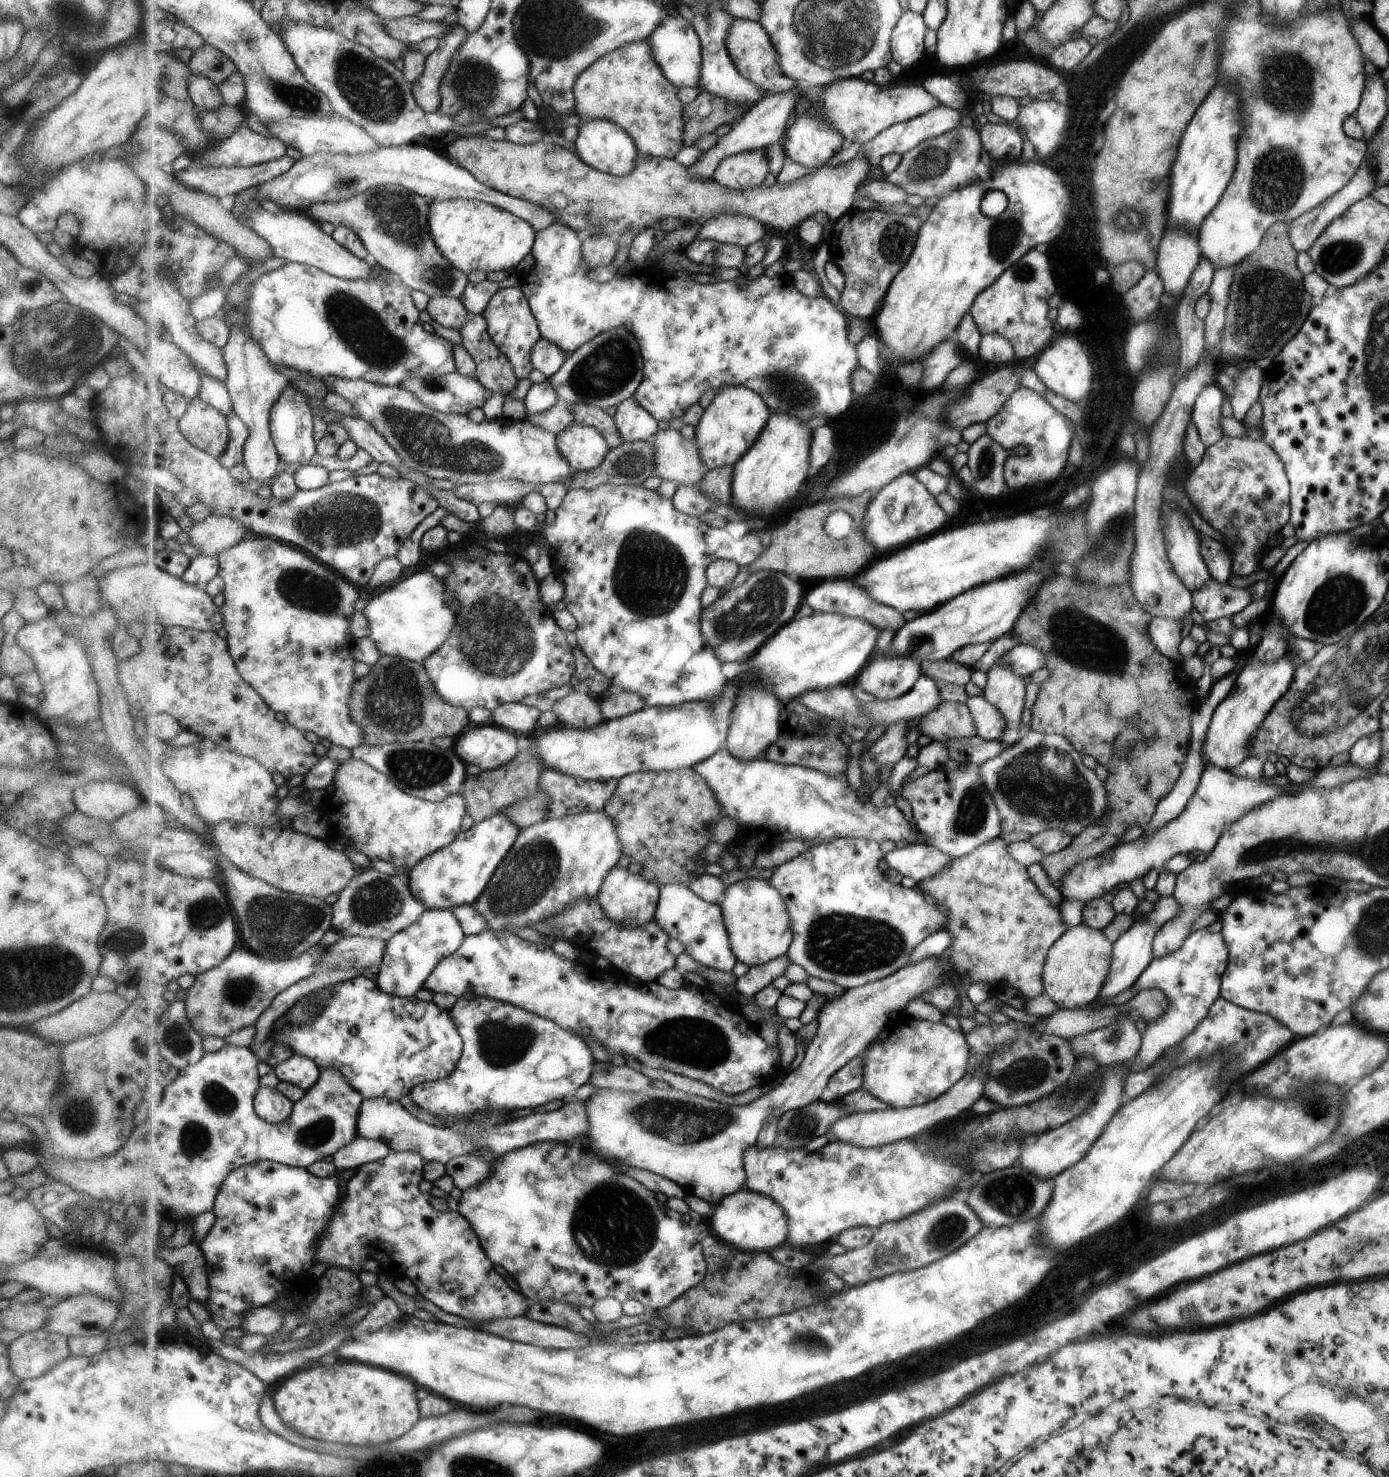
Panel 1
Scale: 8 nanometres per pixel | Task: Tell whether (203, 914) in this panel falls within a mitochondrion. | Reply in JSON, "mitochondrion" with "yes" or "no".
{"mitochondrion":"yes"}

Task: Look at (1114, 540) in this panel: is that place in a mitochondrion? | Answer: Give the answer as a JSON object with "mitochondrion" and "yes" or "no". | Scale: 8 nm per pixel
{"mitochondrion":"yes"}

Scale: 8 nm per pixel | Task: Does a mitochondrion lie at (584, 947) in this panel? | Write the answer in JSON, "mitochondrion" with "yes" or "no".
{"mitochondrion":"no"}

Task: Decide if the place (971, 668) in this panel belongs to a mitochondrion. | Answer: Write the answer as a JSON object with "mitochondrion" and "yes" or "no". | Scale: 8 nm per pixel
{"mitochondrion":"no"}

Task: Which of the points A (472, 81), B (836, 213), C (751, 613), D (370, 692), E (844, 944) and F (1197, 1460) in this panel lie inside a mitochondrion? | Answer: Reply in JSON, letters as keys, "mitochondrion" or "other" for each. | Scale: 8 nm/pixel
{"A":"mitochondrion","B":"other","C":"mitochondrion","D":"mitochondrion","E":"mitochondrion","F":"other"}

